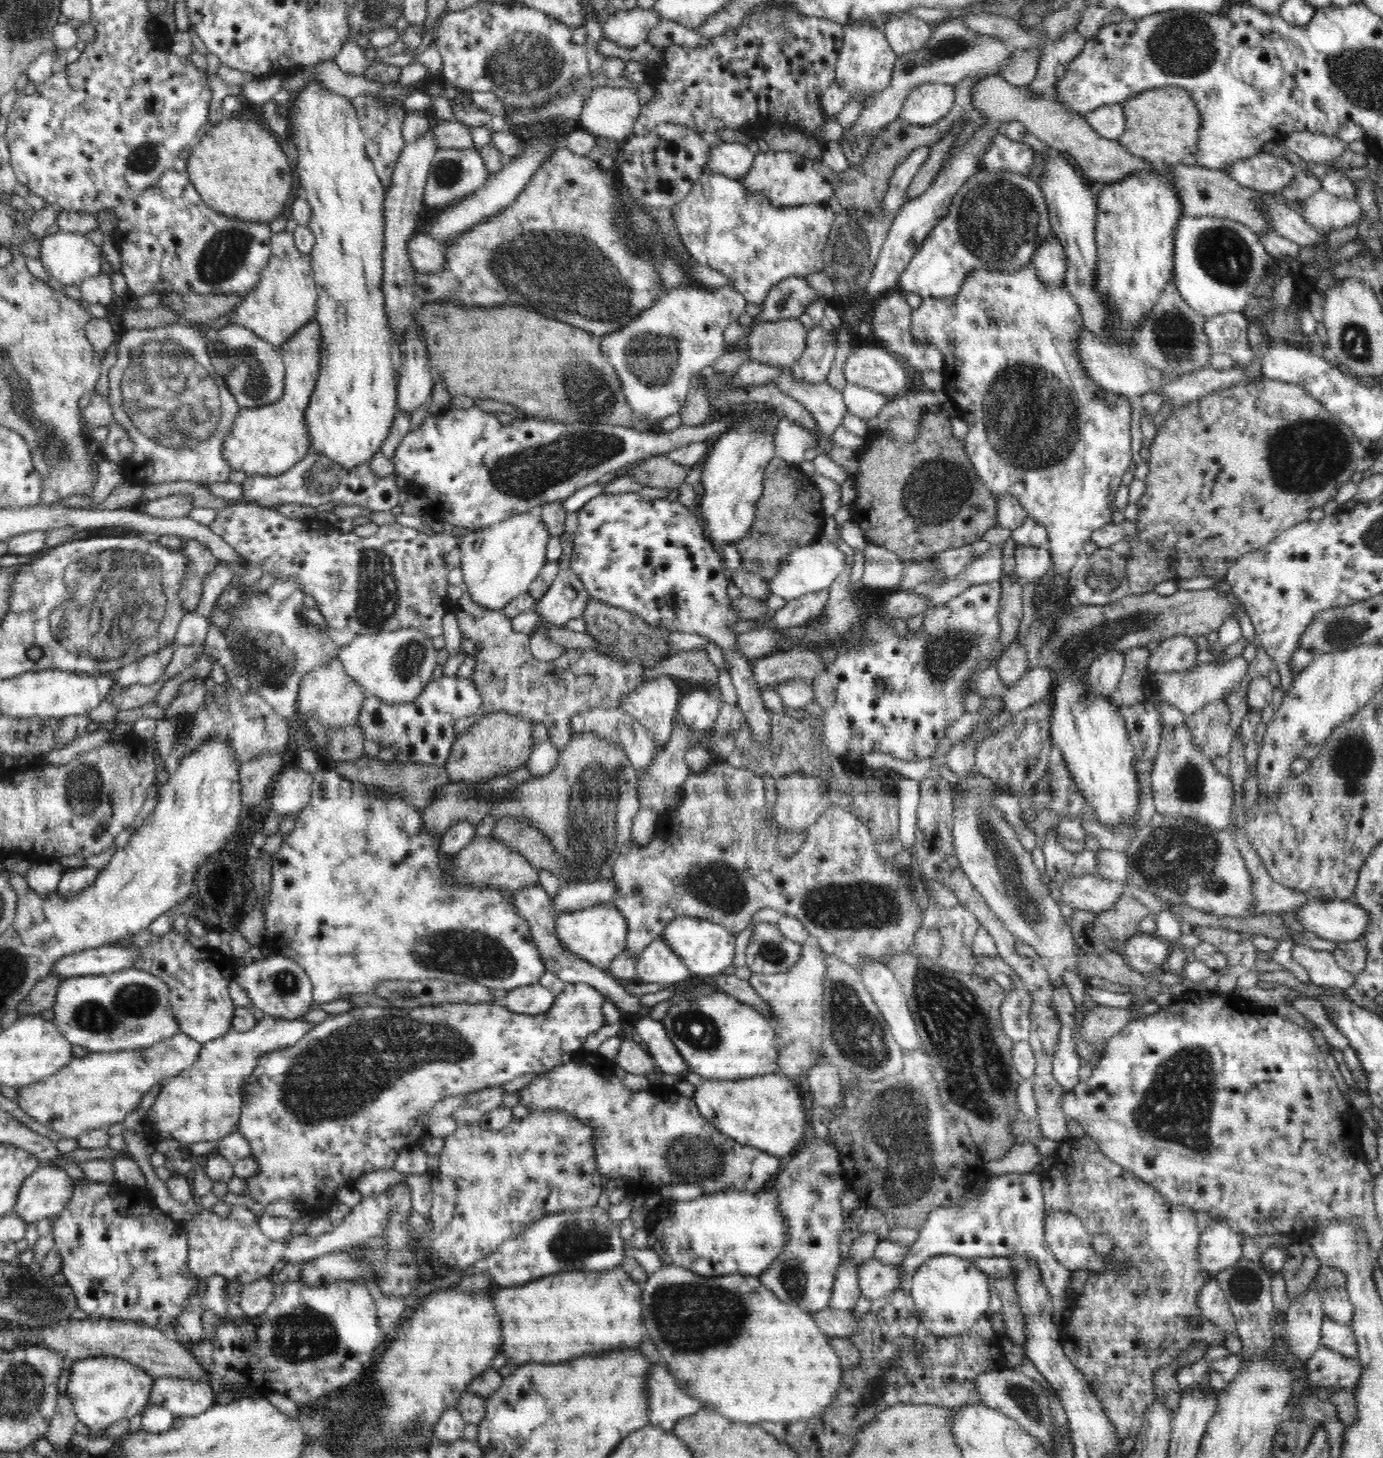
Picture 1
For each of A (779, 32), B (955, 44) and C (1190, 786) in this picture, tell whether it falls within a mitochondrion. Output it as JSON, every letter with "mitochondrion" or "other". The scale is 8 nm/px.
{"A":"mitochondrion","B":"mitochondrion","C":"mitochondrion"}

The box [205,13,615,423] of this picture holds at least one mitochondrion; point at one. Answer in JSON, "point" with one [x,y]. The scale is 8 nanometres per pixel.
{"point":[523,65]}

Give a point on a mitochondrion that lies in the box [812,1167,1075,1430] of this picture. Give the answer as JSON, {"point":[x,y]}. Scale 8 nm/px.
{"point":[910,1347]}

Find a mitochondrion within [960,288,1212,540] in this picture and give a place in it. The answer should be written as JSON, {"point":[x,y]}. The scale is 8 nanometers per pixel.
{"point":[1030,420]}

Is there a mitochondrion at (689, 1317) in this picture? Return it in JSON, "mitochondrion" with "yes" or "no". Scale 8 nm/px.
{"mitochondrion":"yes"}

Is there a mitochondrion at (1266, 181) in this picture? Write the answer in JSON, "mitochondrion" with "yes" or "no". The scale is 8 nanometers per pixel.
{"mitochondrion":"no"}

